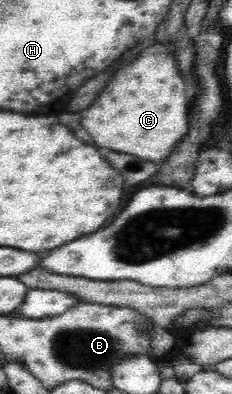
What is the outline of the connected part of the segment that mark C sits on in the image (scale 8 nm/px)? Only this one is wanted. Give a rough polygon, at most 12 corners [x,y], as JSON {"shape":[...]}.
{"shape":[[172,42],[81,112],[95,146],[163,162],[189,132]]}

